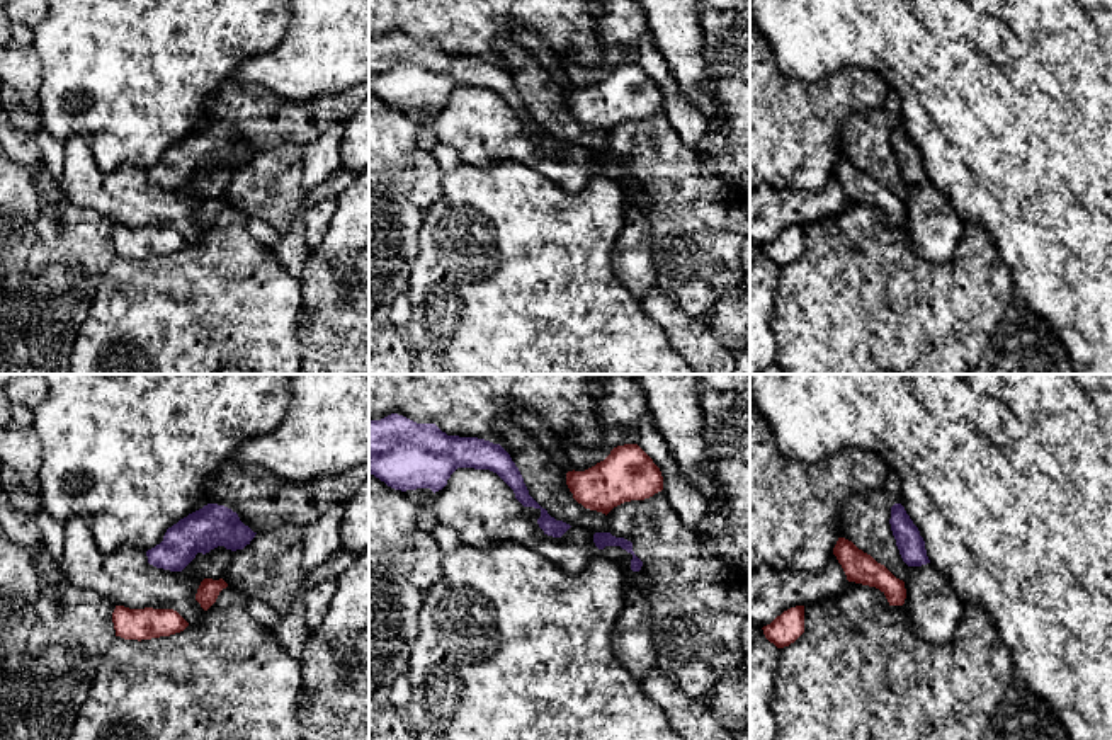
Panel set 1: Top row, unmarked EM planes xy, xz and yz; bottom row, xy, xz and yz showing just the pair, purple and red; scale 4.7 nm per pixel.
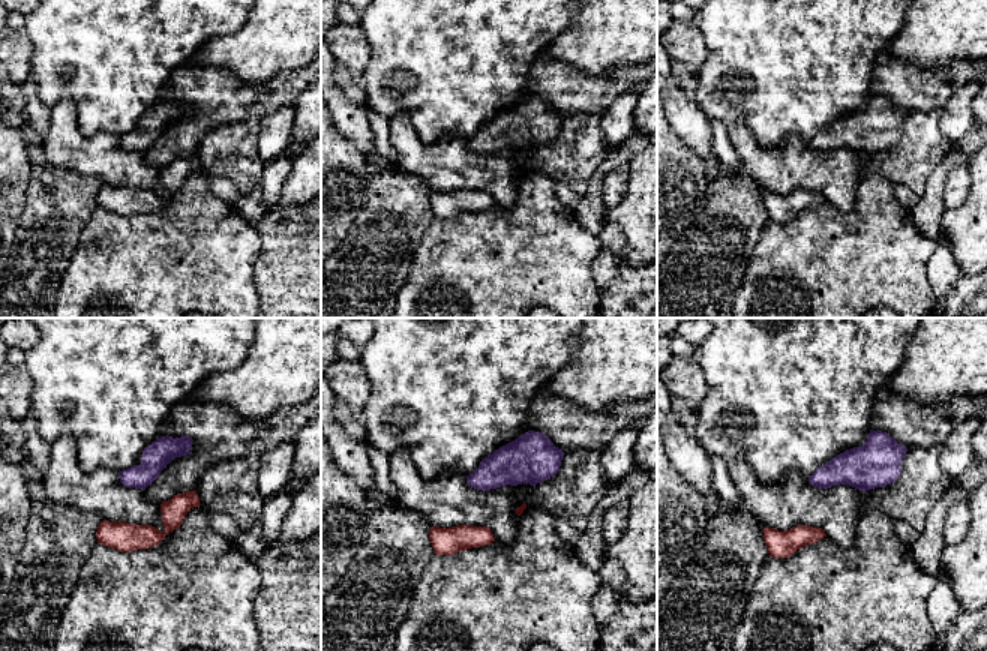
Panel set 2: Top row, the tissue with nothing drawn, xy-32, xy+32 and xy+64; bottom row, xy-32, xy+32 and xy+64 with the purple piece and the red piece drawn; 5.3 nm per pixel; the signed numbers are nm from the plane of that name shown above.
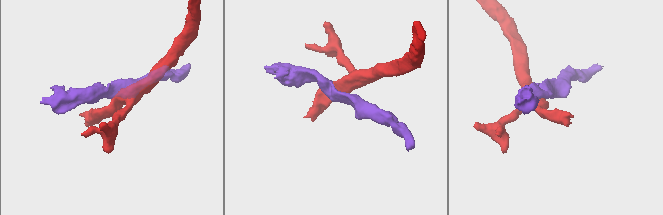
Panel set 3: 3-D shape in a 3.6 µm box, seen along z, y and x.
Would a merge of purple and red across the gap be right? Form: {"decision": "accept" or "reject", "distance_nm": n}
{"decision": "reject", "distance_nm": 80}

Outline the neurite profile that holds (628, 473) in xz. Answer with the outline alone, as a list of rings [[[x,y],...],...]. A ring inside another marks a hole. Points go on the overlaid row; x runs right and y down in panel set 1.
[[[624,444],[585,471],[568,471],[566,485],[585,509],[607,515],[624,502],[644,500],[661,492],[663,476],[638,444]]]

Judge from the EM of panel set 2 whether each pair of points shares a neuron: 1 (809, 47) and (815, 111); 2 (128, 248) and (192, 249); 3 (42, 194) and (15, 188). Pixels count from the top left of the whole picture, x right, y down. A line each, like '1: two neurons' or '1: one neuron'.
1: one neuron
2: one neuron
3: two neurons

